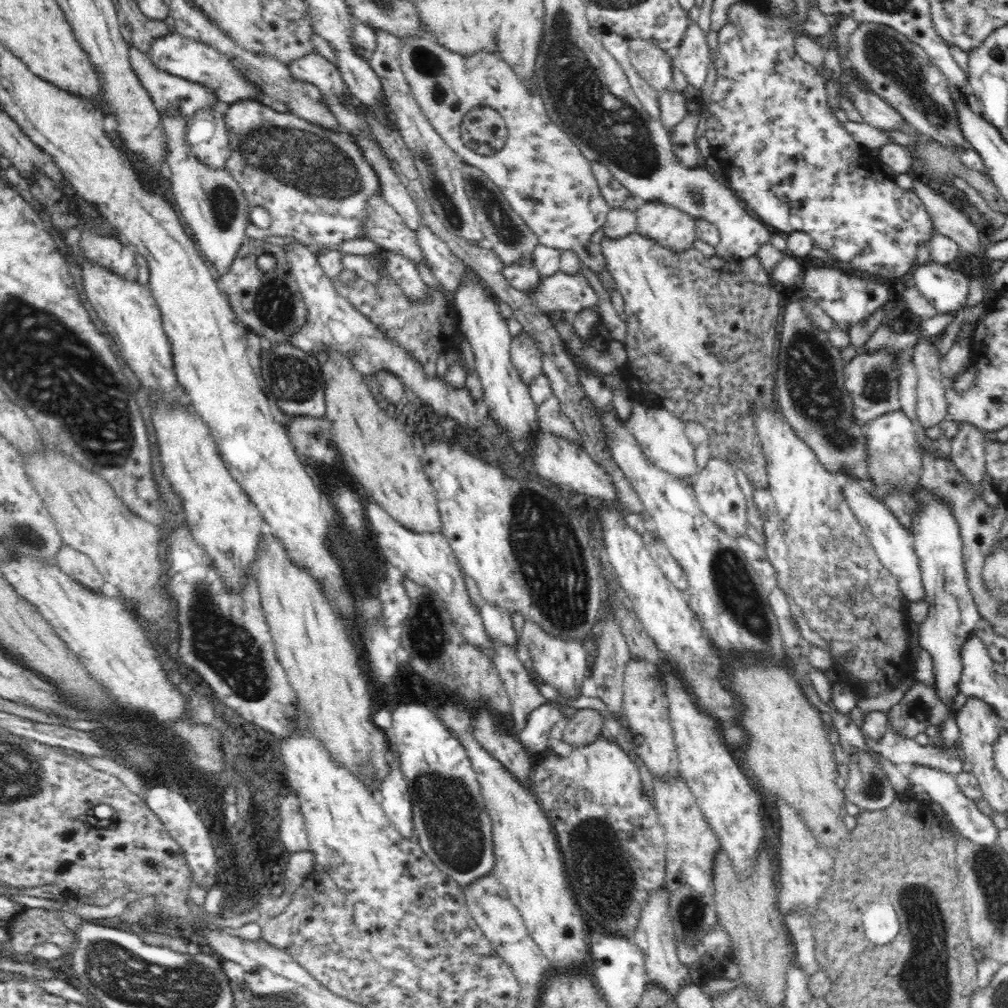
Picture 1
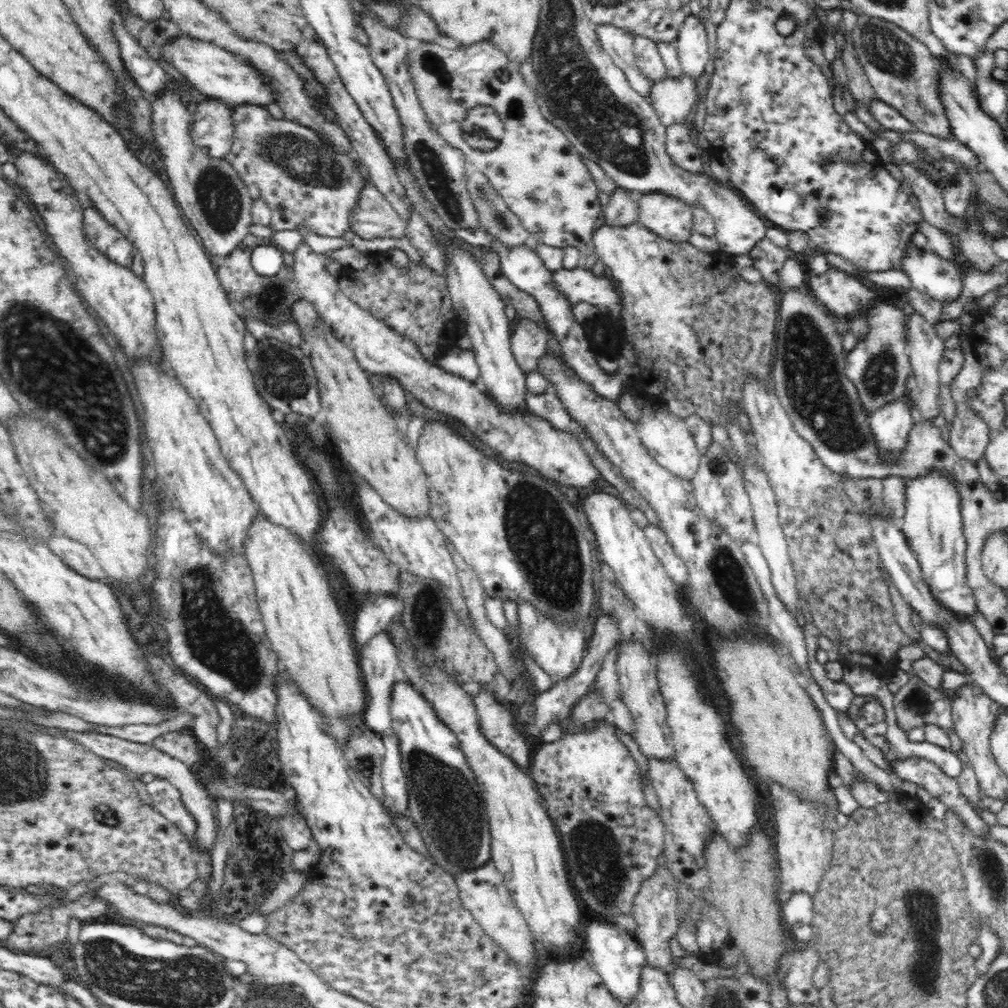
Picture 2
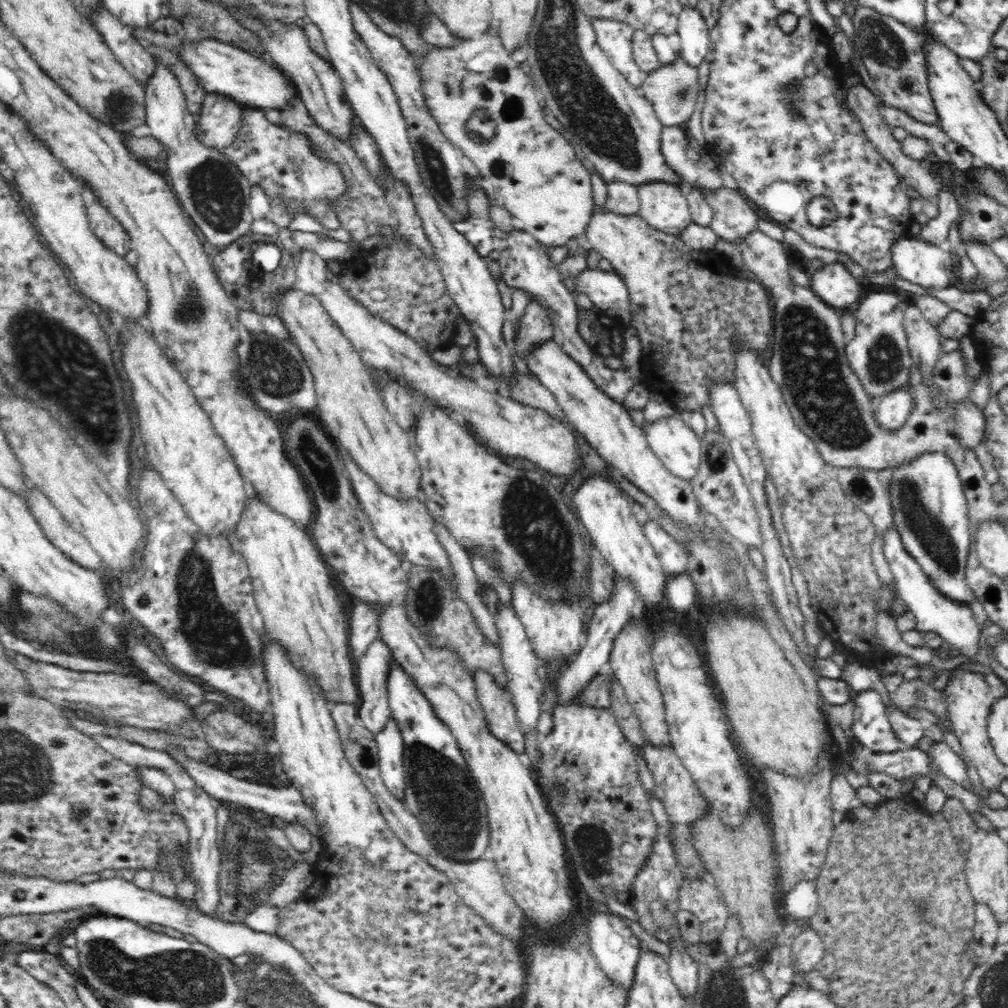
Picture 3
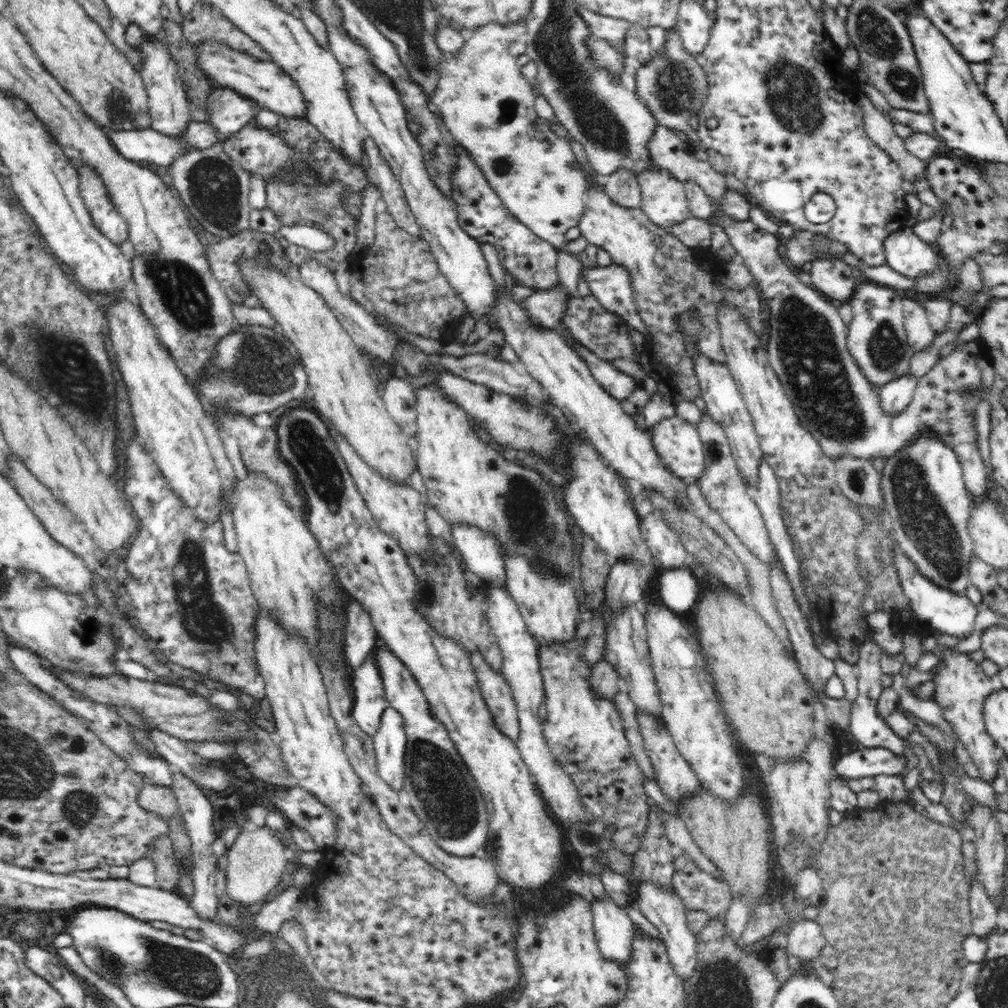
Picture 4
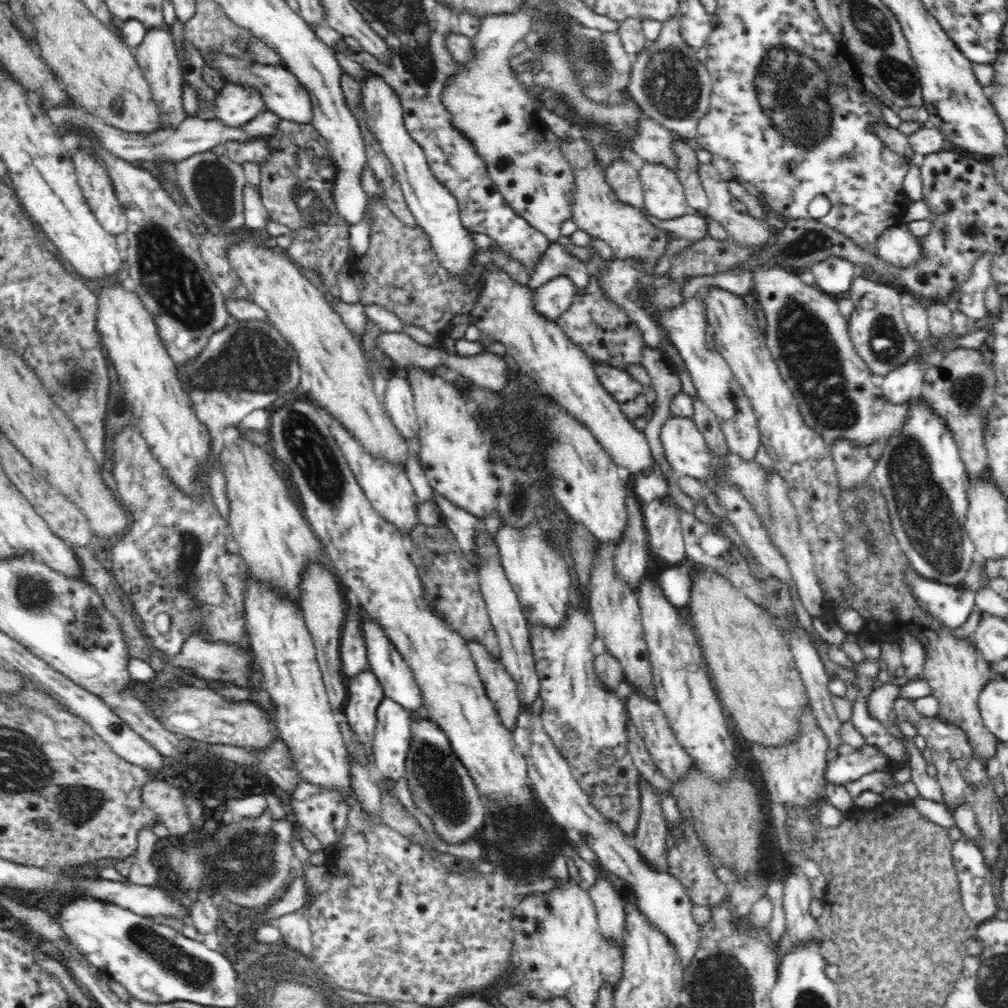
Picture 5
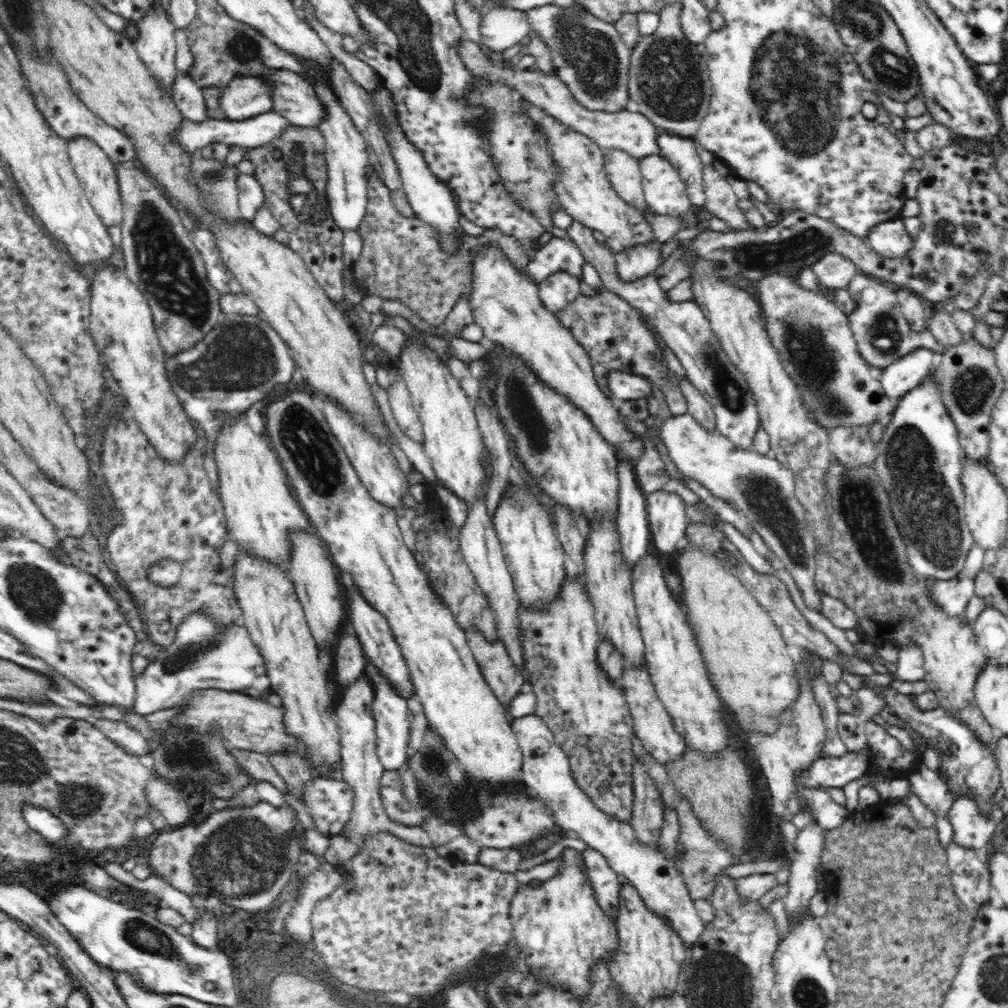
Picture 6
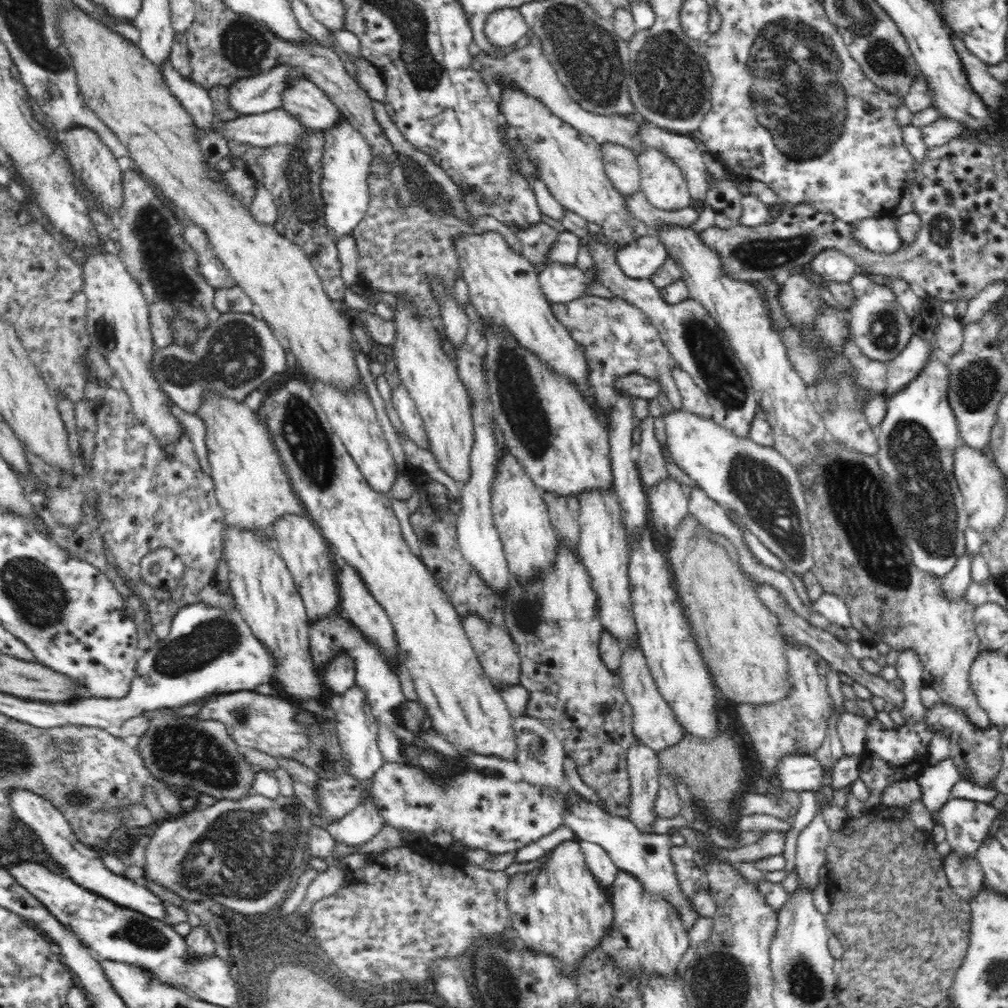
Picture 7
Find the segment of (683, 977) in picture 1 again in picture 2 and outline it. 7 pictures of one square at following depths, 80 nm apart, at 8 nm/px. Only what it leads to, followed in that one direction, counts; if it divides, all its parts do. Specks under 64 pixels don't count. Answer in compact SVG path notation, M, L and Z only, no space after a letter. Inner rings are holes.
M664 858L658 862L656 872L642 882L640 892L634 896L634 906L632 906L631 916L637 924L634 938L637 939L647 958L647 964L654 968L661 968L662 972L670 975L674 972L675 957L670 951L670 938L677 934L679 920L675 911L677 905L677 884L668 870L667 862Z

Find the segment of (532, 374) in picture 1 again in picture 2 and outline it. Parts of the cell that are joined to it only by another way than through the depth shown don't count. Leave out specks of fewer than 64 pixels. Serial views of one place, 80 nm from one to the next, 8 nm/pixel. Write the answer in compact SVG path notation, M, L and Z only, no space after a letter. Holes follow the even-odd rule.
M522 319L511 336L511 351L524 374L538 372L538 360L545 354L550 334L546 325Z

